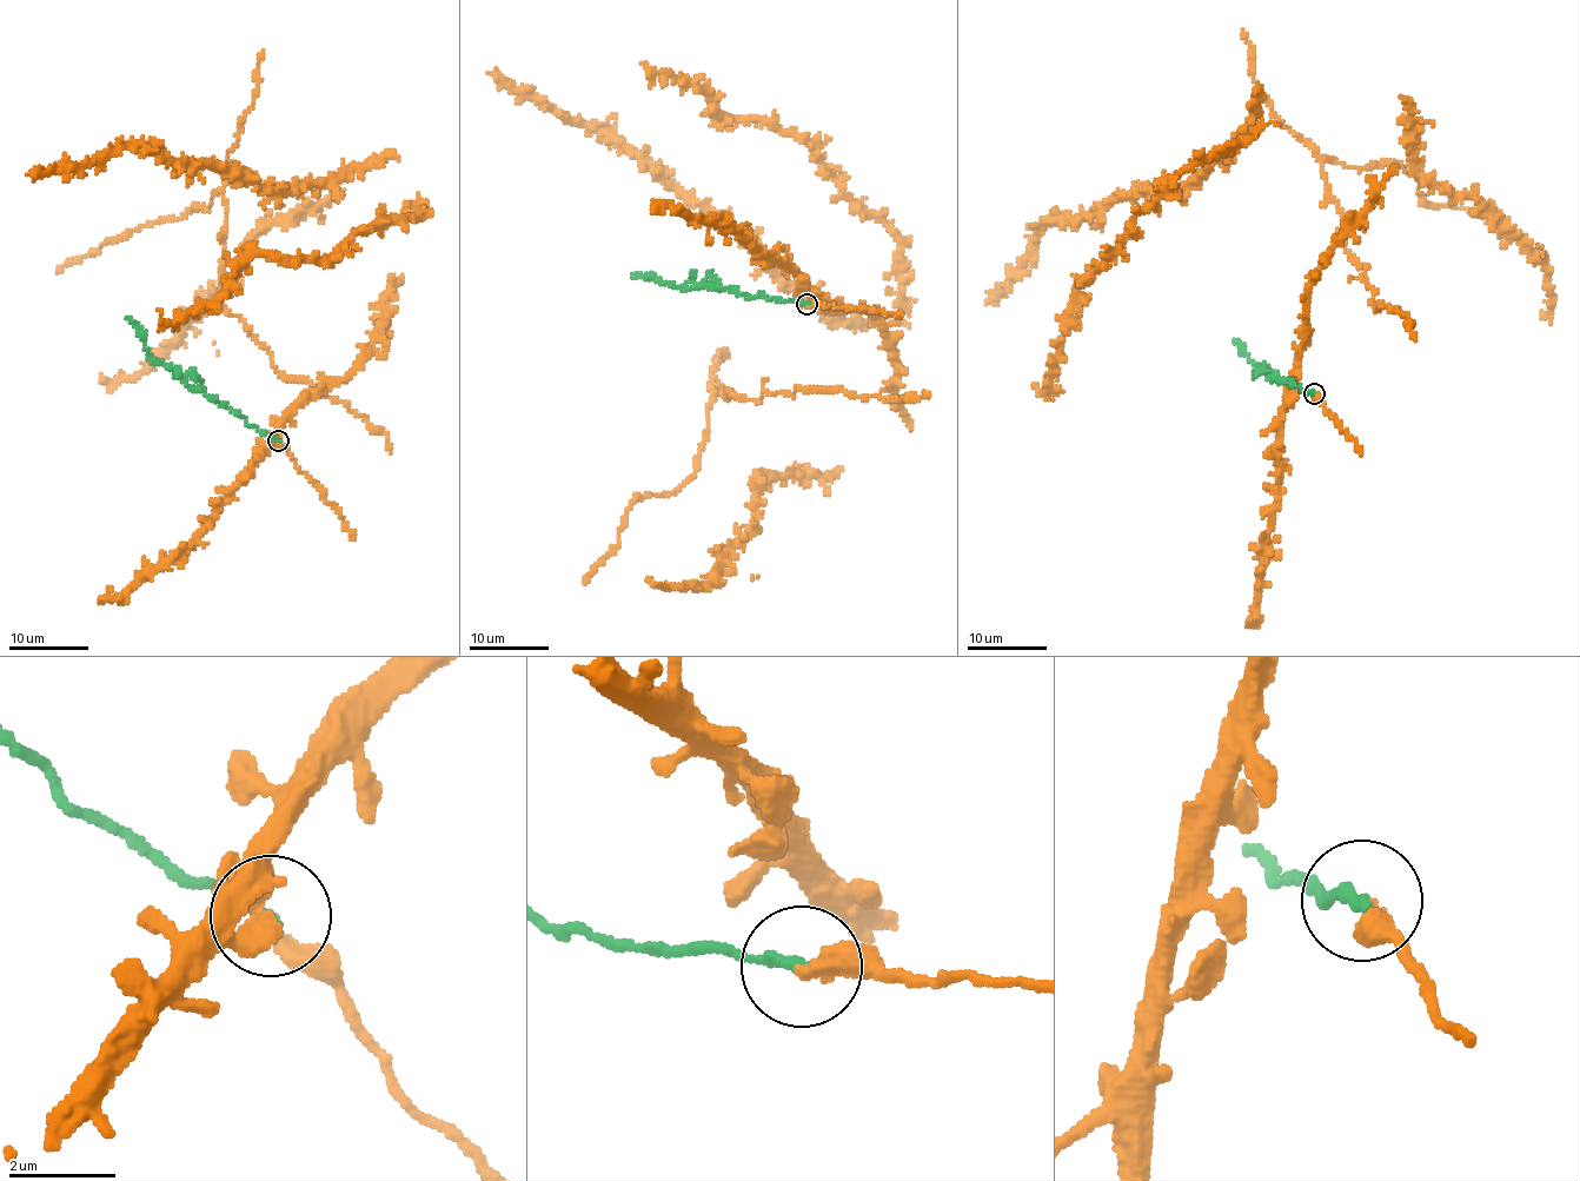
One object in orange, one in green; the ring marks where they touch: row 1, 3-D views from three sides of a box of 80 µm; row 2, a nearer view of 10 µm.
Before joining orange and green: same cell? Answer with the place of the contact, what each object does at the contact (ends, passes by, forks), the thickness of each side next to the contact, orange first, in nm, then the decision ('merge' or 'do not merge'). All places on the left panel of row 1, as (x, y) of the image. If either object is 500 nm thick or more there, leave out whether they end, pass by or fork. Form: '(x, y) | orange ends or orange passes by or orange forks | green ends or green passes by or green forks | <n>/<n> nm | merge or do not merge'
(278, 440) | orange ends | green ends | 280/220 nm | merge

